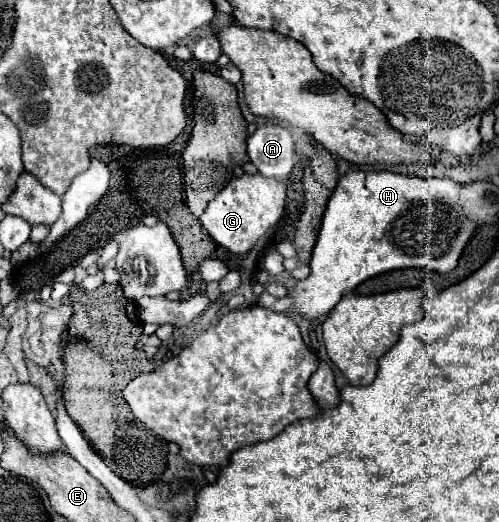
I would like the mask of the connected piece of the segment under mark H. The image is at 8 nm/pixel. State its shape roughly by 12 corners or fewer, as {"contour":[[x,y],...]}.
{"contour":[[341,176],[309,278],[273,312],[317,318],[377,274],[449,274],[477,230],[463,184]]}

